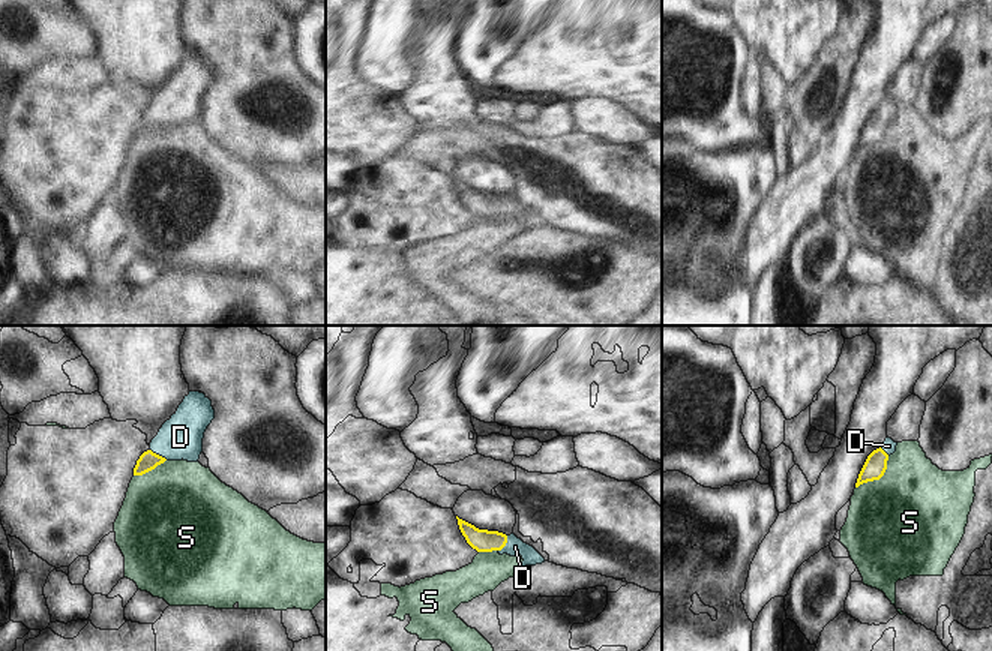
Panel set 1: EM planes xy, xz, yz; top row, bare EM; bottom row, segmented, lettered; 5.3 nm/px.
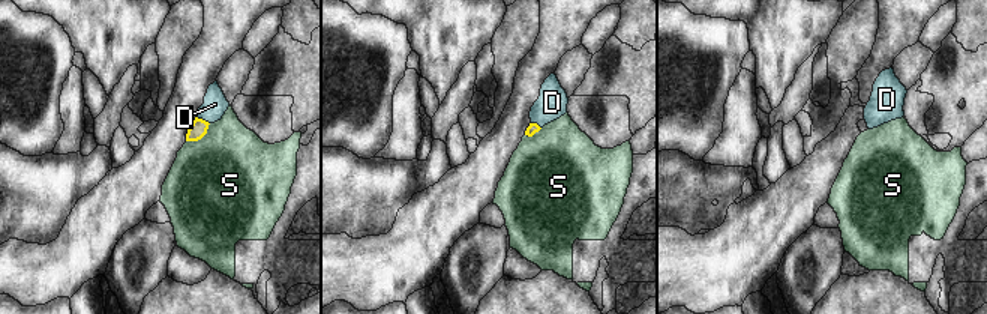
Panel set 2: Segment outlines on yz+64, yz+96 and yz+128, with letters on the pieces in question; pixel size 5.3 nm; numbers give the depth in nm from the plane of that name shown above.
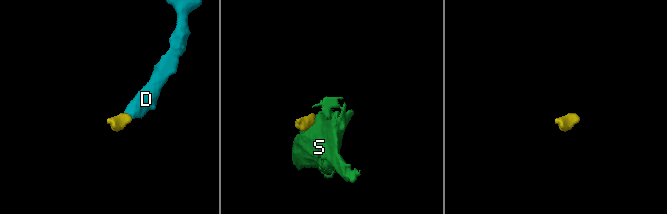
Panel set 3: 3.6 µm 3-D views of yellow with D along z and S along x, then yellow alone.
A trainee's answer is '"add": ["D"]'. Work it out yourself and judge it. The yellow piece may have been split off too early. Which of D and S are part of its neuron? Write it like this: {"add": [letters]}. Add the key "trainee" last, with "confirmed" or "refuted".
{"add": ["D"], "trainee": "confirmed"}

